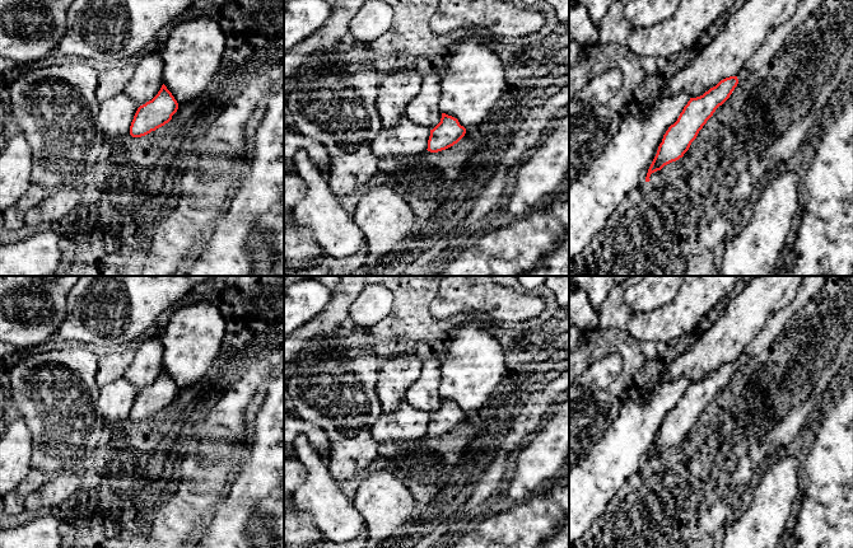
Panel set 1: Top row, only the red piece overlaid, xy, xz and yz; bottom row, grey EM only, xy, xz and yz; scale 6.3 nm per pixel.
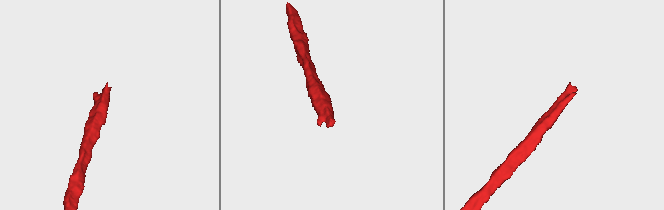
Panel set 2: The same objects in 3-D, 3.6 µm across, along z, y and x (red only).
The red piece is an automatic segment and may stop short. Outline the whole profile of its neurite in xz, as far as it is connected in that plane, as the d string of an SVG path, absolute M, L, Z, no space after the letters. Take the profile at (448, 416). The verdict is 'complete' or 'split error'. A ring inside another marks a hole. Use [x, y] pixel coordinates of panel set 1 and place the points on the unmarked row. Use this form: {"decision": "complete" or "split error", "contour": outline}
{"decision": "complete", "contour": "M442 398L441 407L430 414L428 425L428 436L438 437L457 428L466 418L466 413L460 409L458 404Z"}

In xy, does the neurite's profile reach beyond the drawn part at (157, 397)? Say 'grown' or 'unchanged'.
unchanged

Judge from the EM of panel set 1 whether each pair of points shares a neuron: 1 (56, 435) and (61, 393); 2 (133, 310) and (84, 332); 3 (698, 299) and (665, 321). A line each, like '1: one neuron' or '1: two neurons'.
1: one neuron
2: one neuron
3: one neuron

